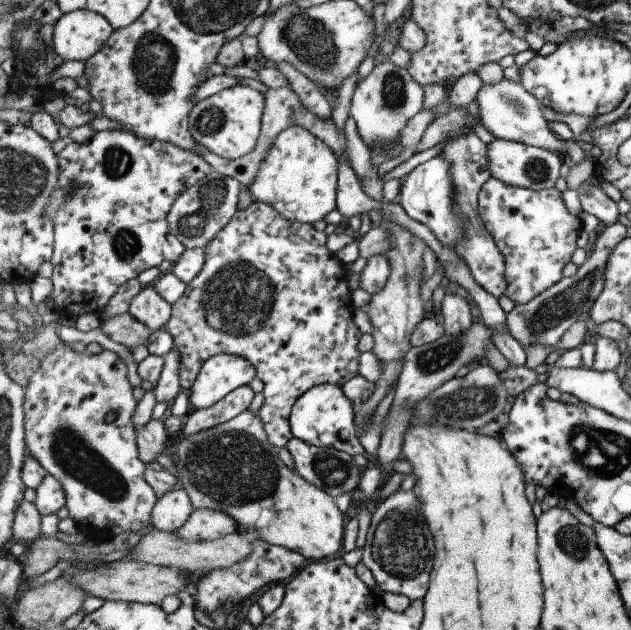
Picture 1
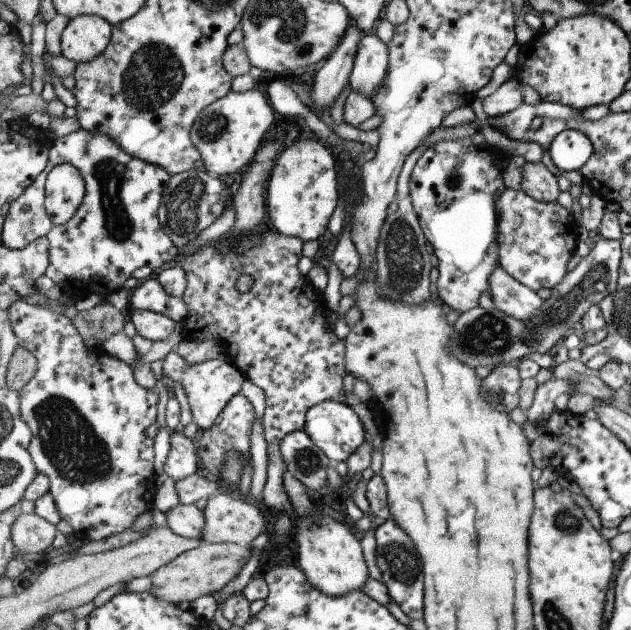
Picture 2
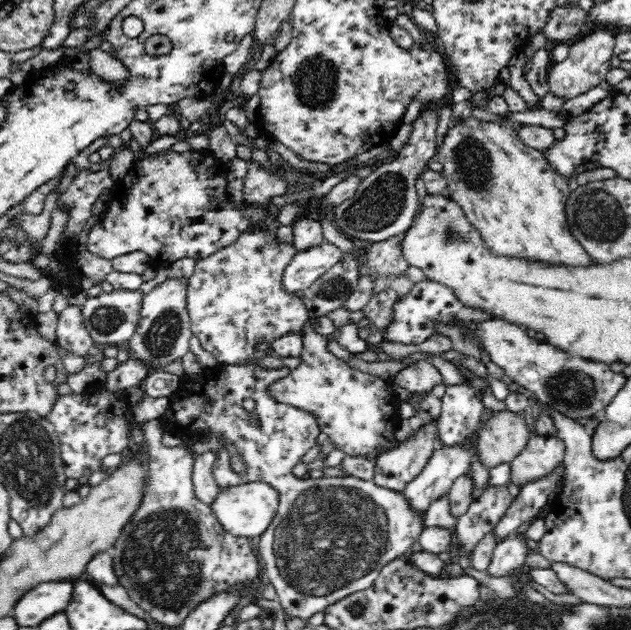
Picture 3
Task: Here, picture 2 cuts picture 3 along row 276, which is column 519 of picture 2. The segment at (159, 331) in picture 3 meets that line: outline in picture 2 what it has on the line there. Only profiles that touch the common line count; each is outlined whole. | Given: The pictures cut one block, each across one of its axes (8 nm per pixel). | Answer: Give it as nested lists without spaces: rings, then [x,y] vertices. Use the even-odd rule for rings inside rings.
[[[548,161],[525,162],[518,186],[527,194],[546,203],[557,200],[562,191],[558,183],[558,173]]]

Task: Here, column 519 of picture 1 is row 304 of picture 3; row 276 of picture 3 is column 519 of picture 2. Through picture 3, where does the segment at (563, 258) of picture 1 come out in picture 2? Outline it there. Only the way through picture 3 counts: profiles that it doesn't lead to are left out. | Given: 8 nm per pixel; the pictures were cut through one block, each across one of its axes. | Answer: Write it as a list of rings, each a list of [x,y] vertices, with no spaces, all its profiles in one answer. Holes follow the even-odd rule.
[[[519,186],[502,190],[497,203],[499,256],[502,267],[534,291],[539,288],[552,290],[568,274],[567,262],[575,254],[581,234],[580,221],[575,220],[573,212],[563,208],[559,202],[540,201]]]

